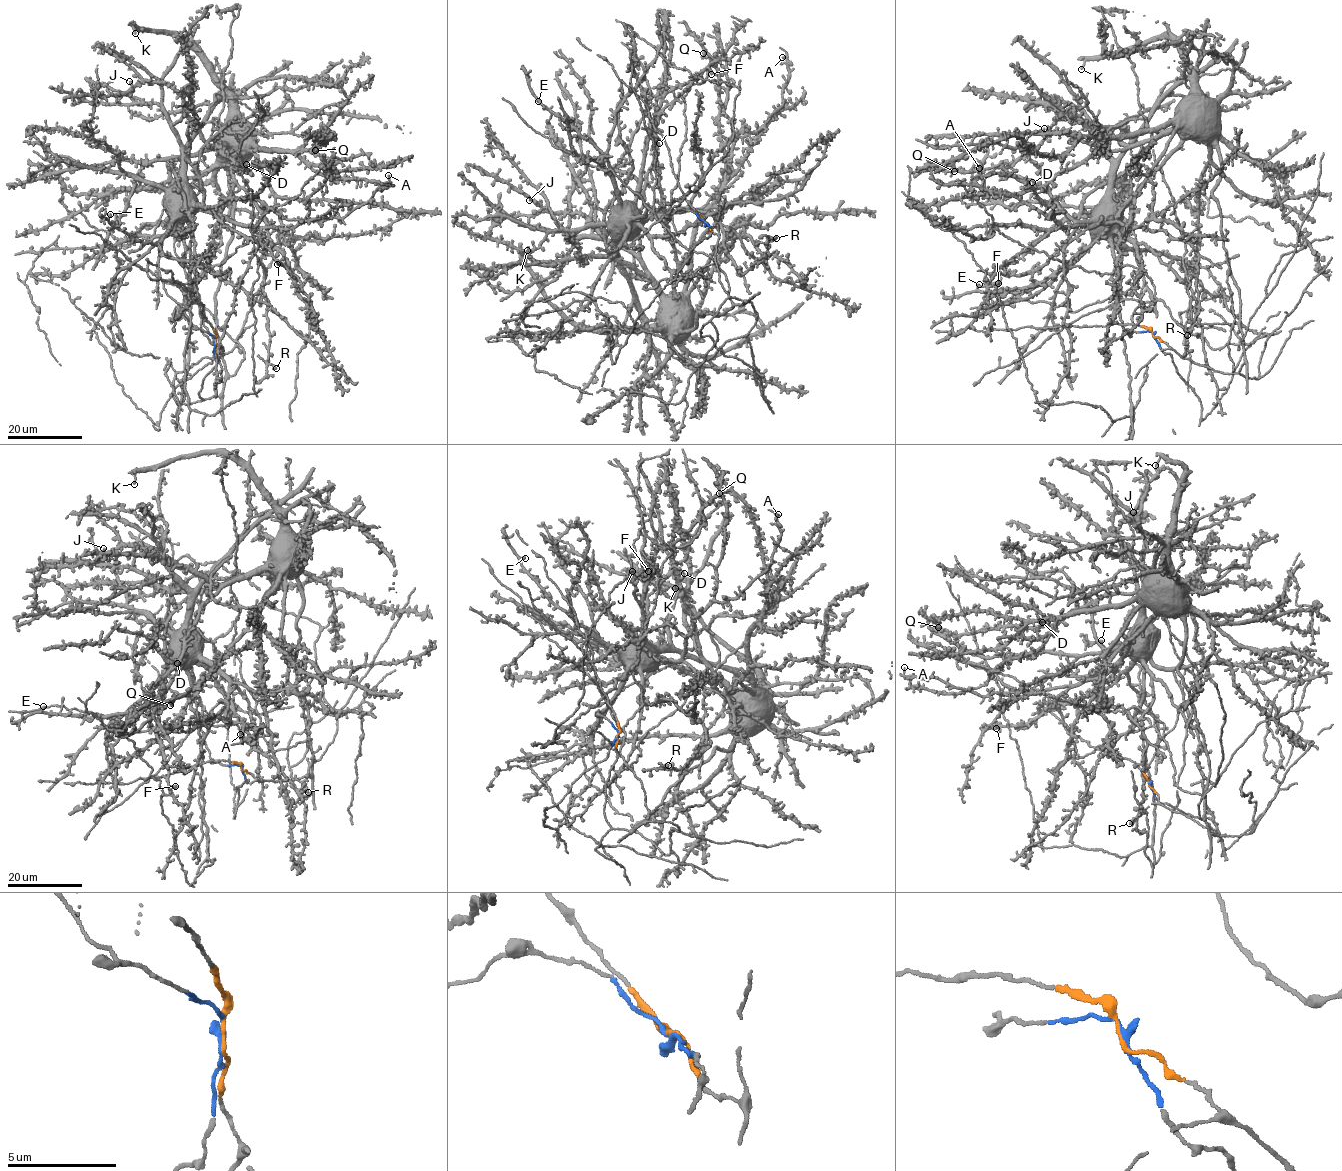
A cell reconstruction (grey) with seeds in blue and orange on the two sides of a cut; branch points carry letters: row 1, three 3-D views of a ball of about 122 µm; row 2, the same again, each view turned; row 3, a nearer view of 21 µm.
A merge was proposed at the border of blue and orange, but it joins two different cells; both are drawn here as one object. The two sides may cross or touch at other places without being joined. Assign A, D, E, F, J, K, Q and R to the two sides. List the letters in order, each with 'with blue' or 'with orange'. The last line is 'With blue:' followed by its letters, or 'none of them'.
A: with blue
D: with orange
E: with blue
F: with blue
J: with orange
K: with orange
Q: with orange
R: with blue
With blue: A, E, F, R

